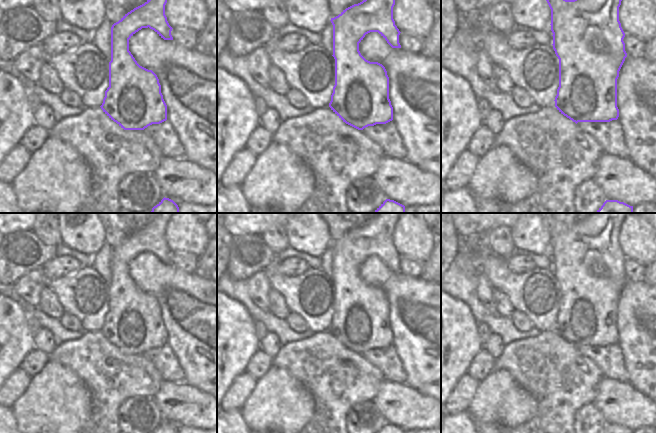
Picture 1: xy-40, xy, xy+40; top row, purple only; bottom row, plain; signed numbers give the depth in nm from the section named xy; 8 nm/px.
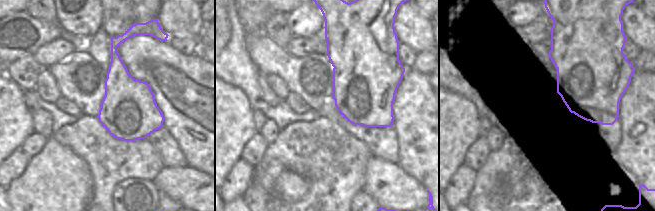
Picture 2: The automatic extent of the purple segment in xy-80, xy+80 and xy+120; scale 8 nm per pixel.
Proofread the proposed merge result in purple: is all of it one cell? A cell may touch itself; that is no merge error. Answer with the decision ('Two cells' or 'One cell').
One cell.

